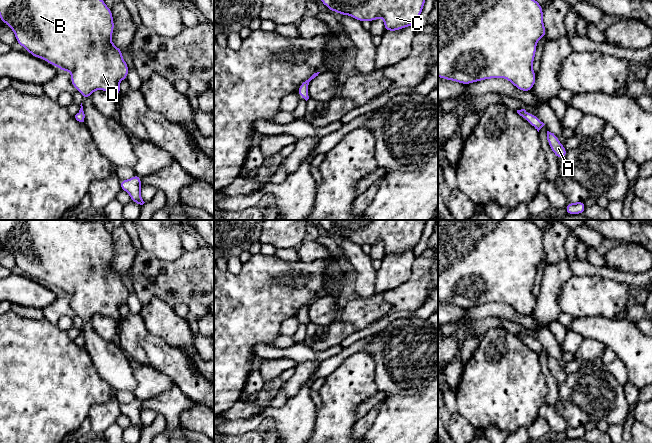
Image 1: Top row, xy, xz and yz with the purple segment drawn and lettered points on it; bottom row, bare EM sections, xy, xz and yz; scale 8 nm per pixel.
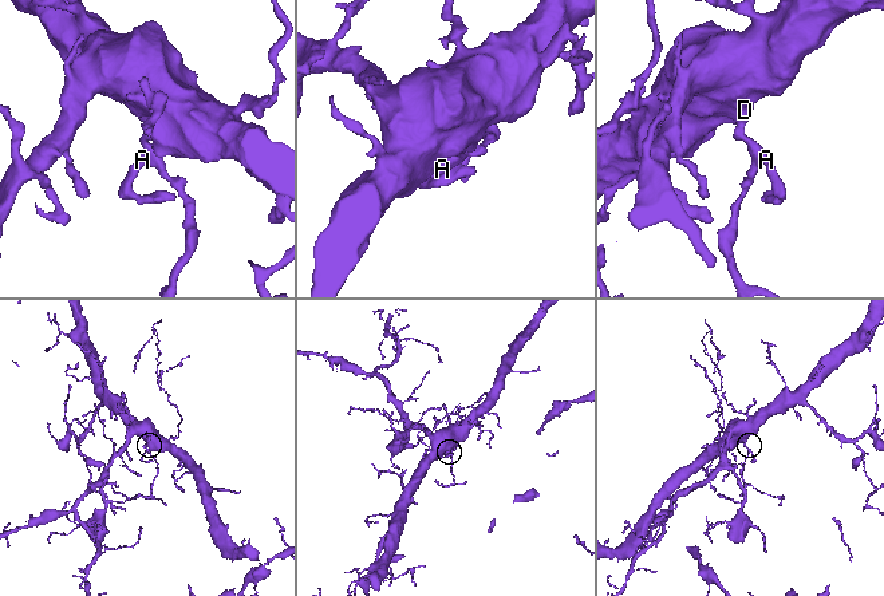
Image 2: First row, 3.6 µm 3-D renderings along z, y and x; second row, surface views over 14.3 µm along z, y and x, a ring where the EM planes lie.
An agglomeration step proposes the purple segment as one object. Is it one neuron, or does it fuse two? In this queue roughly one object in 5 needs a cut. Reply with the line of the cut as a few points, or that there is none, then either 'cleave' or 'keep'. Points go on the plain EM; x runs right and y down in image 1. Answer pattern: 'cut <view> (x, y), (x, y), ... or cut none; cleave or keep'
cut none; keep

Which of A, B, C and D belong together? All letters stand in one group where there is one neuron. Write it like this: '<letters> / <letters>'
A B C D

